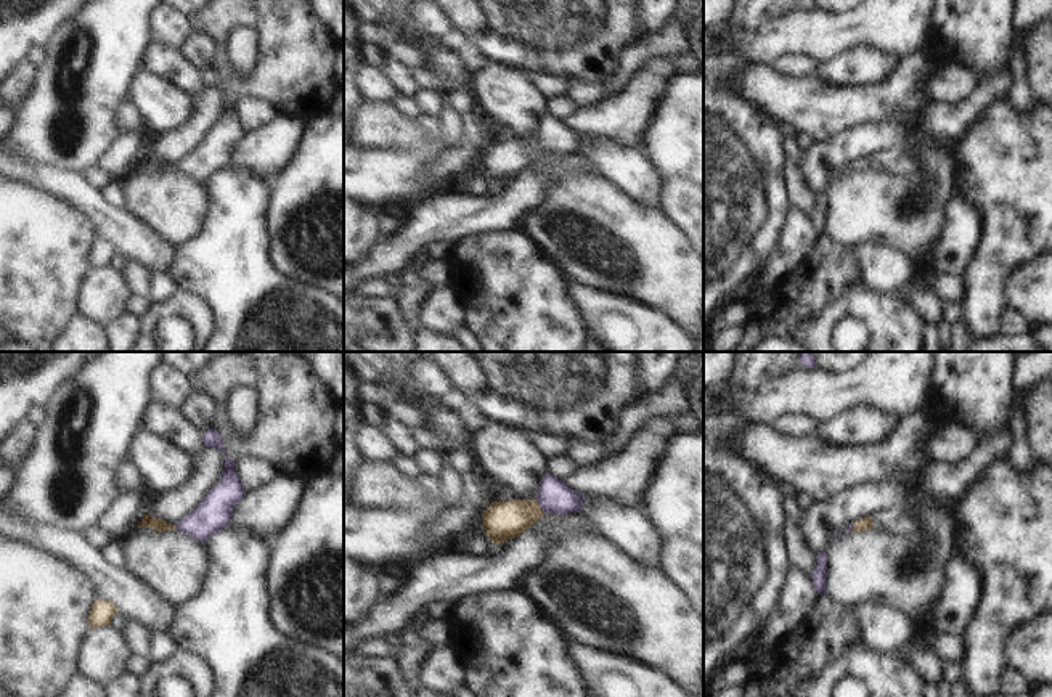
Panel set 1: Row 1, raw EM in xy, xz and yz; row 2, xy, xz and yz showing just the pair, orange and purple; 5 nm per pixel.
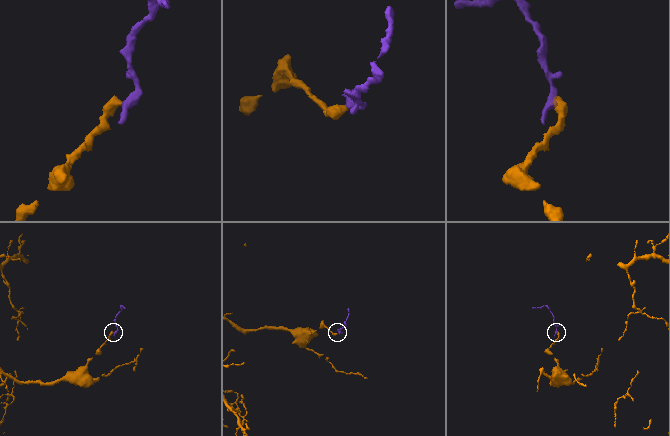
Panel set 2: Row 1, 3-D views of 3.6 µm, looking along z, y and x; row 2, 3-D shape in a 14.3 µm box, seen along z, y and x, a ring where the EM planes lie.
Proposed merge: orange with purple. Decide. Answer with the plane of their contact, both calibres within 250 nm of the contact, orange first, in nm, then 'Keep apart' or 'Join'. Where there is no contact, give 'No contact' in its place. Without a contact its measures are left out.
Touches orange in xz. Thickness 190 nm (orange) against 170 nm. Join.

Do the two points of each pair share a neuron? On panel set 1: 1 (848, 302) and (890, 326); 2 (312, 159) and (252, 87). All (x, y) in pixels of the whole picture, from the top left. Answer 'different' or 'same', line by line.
1: same
2: different

